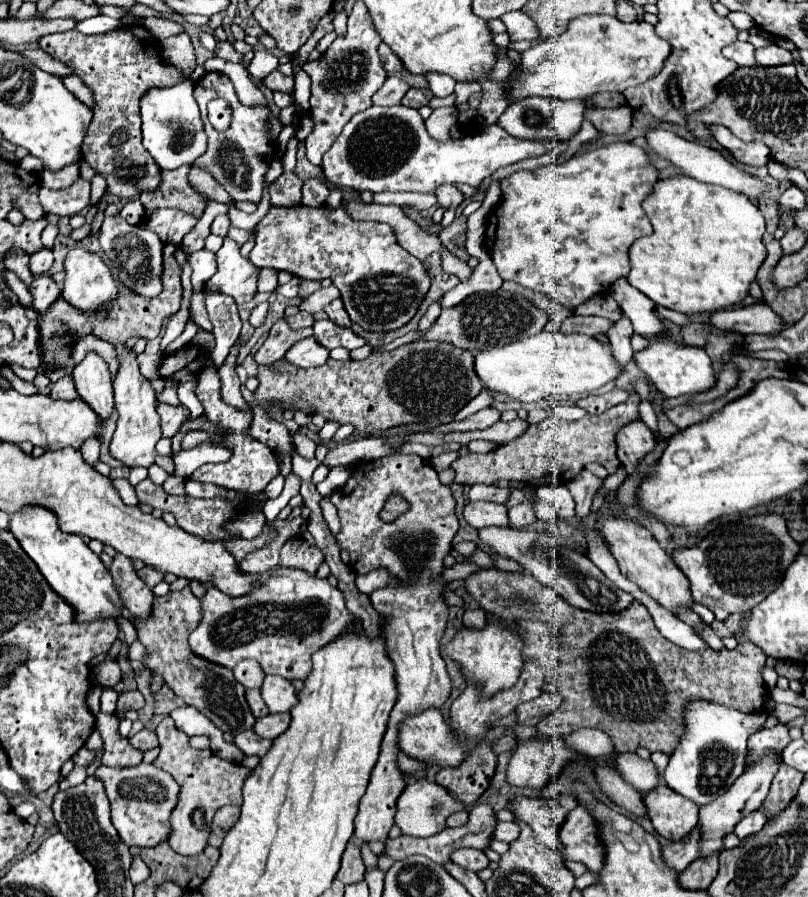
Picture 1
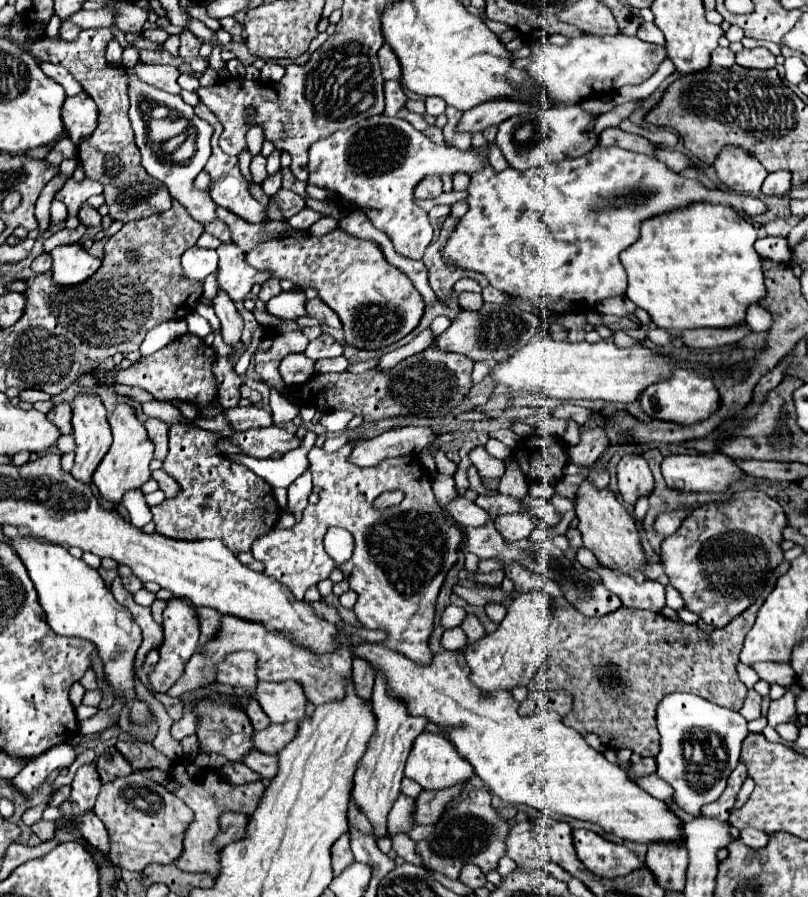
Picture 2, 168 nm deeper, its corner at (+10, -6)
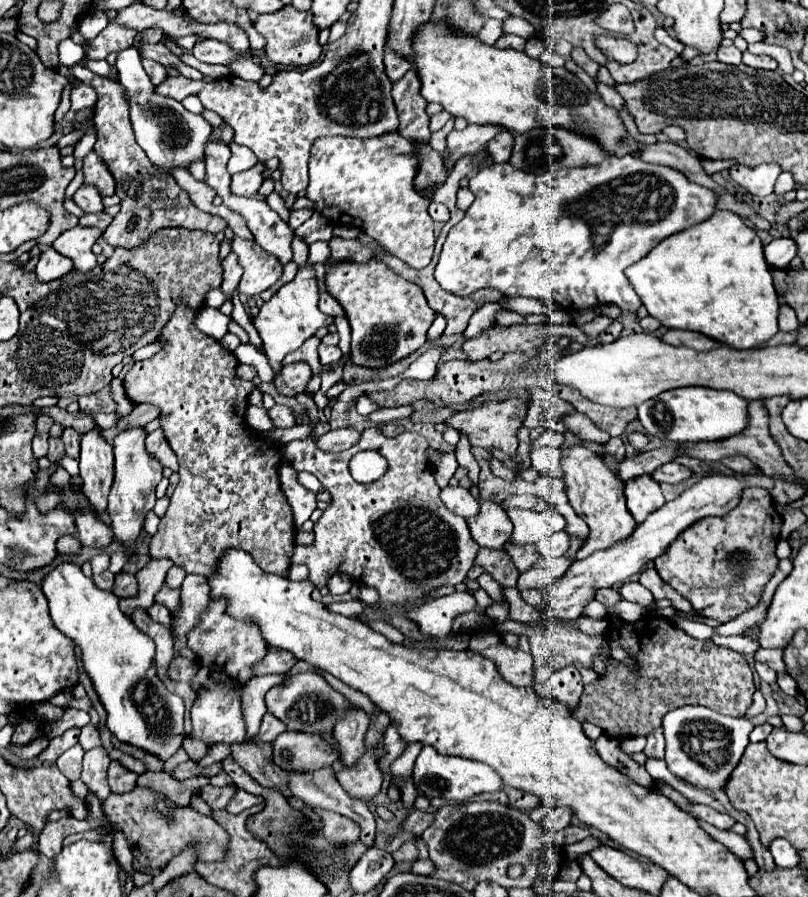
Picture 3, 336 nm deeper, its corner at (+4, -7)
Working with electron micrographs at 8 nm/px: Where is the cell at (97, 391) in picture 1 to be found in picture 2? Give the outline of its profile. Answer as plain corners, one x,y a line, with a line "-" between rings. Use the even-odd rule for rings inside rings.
79,394
73,404
73,436
75,436
75,464
73,464
73,470
71,474
85,482
85,484
91,484
93,482
93,472
97,470
99,462
103,460
103,456
107,454
109,446
111,446
111,428
109,428
109,422
107,422
107,412
105,412
105,406
101,404
101,400
93,394

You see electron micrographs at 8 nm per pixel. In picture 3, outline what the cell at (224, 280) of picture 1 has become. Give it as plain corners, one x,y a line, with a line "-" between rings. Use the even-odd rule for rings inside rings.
233,237
231,253
237,255
243,267
243,277
239,281
239,293
253,297
269,289
283,273
283,265
275,255
263,251
255,241

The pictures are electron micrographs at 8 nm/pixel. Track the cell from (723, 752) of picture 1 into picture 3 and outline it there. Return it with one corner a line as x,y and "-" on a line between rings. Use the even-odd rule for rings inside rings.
683,705
677,707
673,711
669,711
663,717
663,733
665,733
665,763
669,767
669,771
699,787
705,791
723,791
727,785
727,779
731,777
731,771
737,767
747,743
749,743
749,733
755,729
755,725
747,719
747,717
729,717
729,715
721,715
709,707
703,705

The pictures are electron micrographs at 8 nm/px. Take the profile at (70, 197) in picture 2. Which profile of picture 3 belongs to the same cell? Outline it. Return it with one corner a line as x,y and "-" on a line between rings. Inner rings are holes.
91,151
83,159
83,175
85,175
85,185
93,185
103,197
115,193
115,179
111,177
109,169
103,167
105,163

